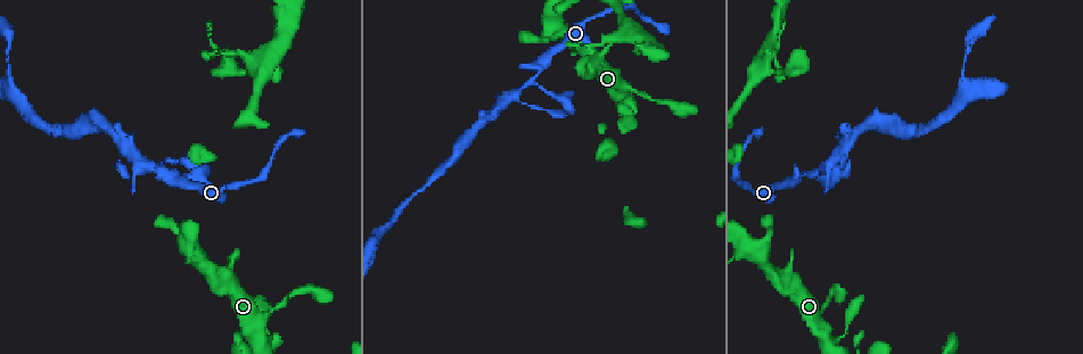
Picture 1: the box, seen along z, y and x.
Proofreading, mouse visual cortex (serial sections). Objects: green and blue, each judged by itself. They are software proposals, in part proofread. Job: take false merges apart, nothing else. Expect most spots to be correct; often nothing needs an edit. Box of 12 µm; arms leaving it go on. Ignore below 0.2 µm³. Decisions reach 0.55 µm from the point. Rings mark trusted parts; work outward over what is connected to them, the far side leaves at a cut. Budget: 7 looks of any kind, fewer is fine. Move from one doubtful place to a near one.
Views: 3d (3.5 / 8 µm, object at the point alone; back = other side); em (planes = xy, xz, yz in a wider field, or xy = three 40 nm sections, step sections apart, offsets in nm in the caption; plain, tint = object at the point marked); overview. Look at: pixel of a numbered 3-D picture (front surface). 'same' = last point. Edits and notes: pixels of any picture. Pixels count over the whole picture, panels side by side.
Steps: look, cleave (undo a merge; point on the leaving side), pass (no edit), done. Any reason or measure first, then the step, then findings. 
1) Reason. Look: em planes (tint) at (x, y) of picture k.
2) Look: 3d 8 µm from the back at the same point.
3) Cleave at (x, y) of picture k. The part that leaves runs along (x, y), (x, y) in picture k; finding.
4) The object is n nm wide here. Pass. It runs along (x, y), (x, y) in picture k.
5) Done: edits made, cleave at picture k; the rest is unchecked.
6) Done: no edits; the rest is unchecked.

Abrupt turn. Look: 3d 3.5 µm at (258, 342) of picture 1.

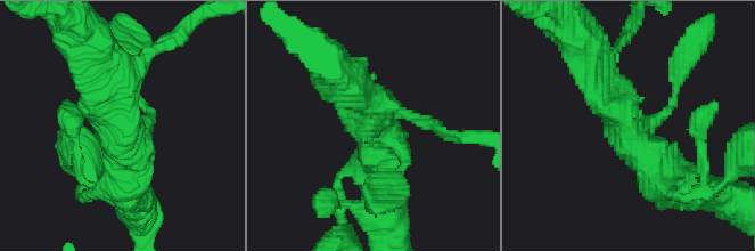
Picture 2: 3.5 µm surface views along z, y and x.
Now the EM. Look: em xy step 1 (tint) at (381, 127) of picture 2.

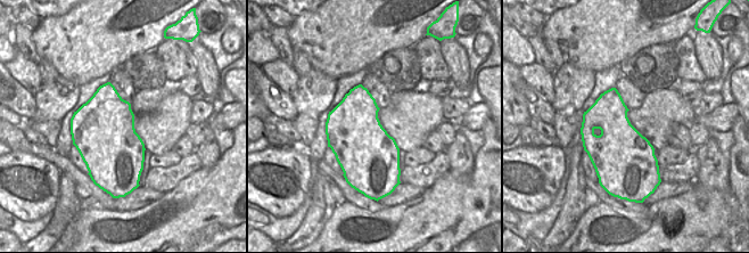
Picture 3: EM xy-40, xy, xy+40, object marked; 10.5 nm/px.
Look: em xy step 3 (tint) at the same point.

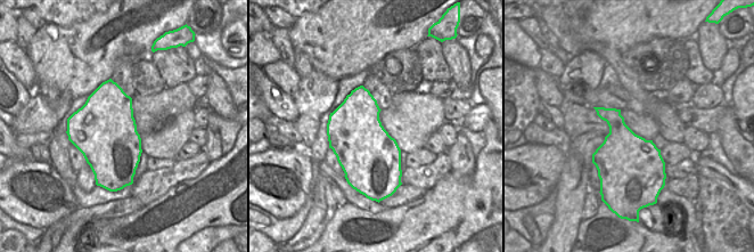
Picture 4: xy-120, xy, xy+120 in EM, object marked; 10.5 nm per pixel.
Pass. It runs along (591, 58), (634, 136), (673, 100) in picture 2; continuous, no second cell.

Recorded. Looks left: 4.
Thin arm on a thick one. Look: 3d 8 µm at (188, 250) of picture 1.

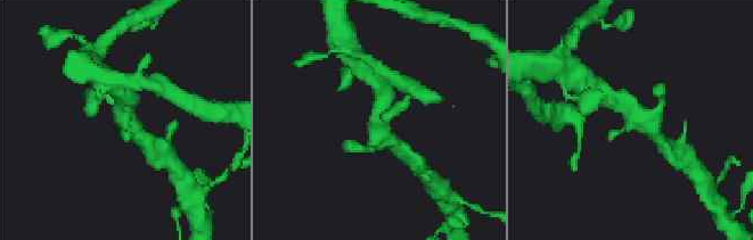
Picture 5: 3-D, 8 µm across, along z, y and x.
Look: em xy step 3 (tint) at (641, 121) of picture 5.

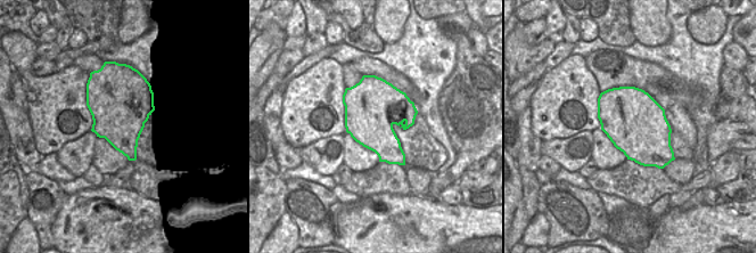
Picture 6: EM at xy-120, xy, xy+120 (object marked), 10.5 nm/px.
The object is 600 nm wide here. Pass. It runs along (663, 145), (649, 118), (625, 102) in picture 5; all the same cell.

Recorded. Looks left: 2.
Sudden change in width. Look: 3d 3.5 µm at (532, 82) of picture 1.

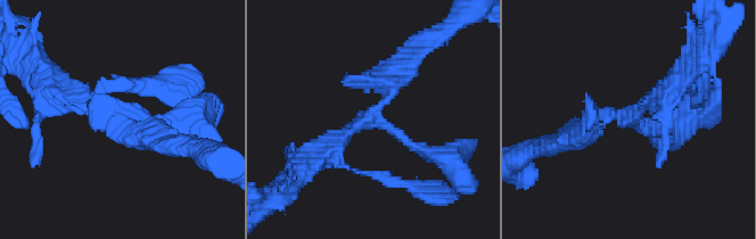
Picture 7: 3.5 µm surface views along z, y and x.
3 arms meet here; the arms are 150, 250, 350 nm wide; need the tissue. Look: em xy step 3 (tint) at (626, 116) of picture 7.

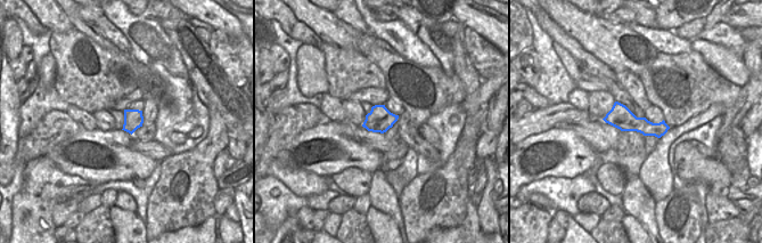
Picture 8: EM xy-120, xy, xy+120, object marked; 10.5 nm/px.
Pass. It runs along (410, 59), (386, 80), (376, 112), (312, 158) in picture 7; one cell here.

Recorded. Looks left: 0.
Done: no edits; the rest is unchecked.

